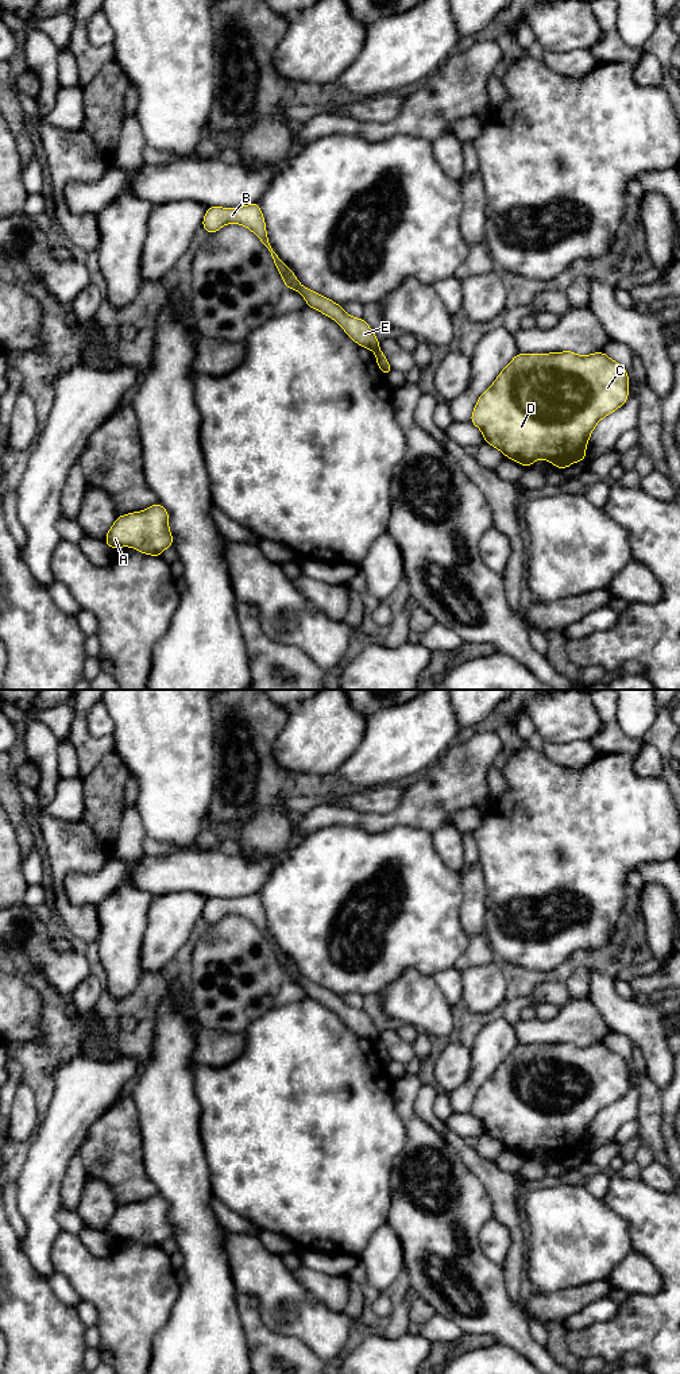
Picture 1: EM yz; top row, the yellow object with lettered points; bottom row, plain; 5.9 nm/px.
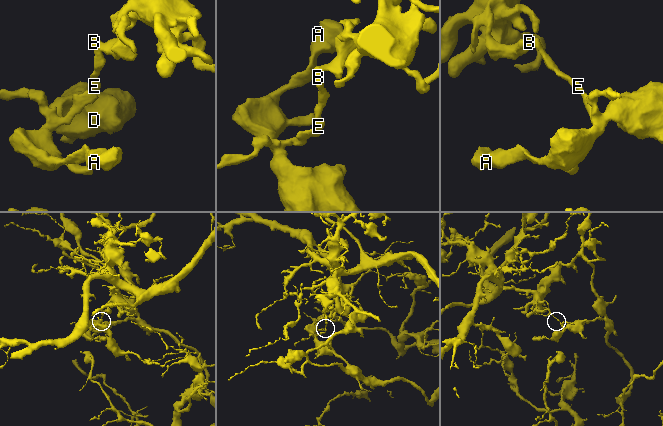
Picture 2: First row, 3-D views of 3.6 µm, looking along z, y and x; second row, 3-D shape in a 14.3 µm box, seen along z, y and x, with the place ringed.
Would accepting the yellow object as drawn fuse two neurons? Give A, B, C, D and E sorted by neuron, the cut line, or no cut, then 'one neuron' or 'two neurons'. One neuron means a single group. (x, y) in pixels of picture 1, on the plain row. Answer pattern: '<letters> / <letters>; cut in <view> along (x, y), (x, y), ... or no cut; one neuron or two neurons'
A C D / B E; cut in yz along (378, 1038), (374, 1042); two neurons

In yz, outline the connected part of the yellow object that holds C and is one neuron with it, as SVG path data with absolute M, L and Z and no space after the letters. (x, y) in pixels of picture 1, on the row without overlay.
M571 1042L517 1045L495 1073L479 1088L471 1107L484 1132L523 1158L545 1150L556 1159L586 1151L595 1116L621 1099L629 1088L629 1068L604 1043L587 1047Z

